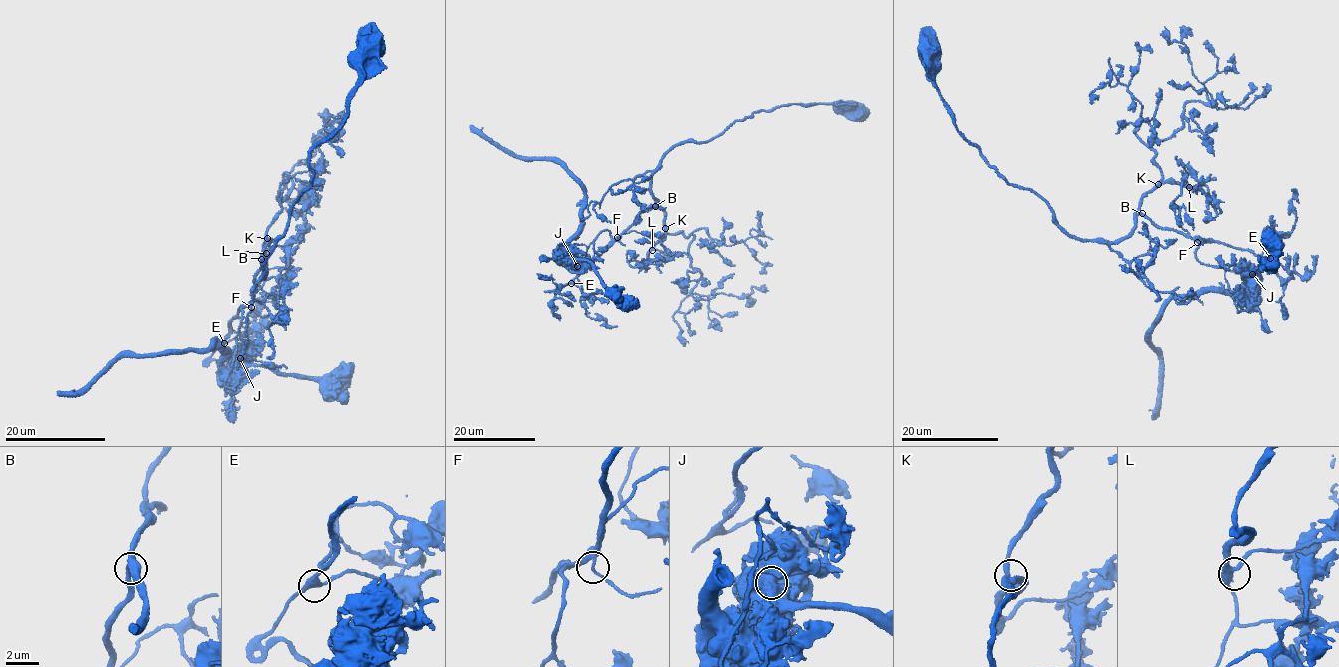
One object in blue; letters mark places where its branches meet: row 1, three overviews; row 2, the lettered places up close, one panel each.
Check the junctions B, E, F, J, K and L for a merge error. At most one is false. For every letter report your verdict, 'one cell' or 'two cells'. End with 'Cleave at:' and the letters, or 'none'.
B: one cell
E: one cell
F: one cell
J: two cells
K: one cell
L: one cell
Cleave at: J

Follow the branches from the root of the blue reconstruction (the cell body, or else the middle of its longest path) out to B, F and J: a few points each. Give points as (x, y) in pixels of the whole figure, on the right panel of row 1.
B: (931, 49), (934, 83), (958, 130), (1005, 180), (1046, 202), (1061, 227), (1083, 240), (1114, 242), (1142, 213)
F: (931, 49), (934, 83), (958, 130), (1005, 180), (1046, 202), (1070, 234), (1114, 242), (1140, 214), (1198, 242)
J: (931, 49), (934, 83), (958, 130), (1070, 234), (1114, 242), (1142, 214), (1201, 241), (1201, 262), (1252, 274)

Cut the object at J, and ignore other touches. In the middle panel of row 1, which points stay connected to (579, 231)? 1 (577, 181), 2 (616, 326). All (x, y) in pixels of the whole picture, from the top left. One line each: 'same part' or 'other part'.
1: same part
2: other part

